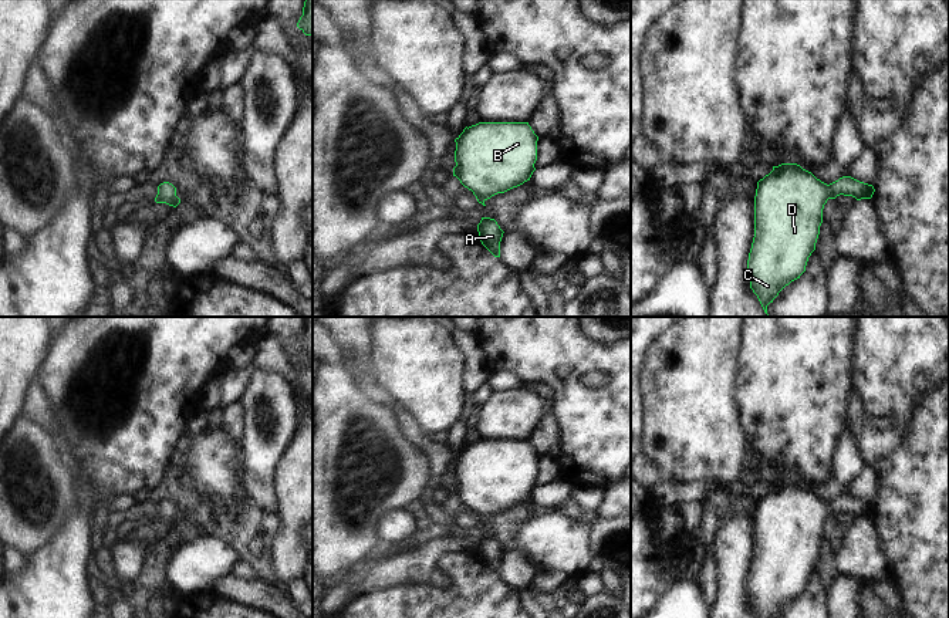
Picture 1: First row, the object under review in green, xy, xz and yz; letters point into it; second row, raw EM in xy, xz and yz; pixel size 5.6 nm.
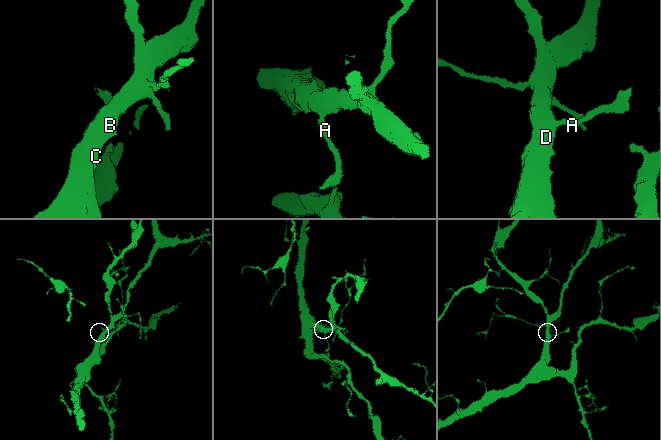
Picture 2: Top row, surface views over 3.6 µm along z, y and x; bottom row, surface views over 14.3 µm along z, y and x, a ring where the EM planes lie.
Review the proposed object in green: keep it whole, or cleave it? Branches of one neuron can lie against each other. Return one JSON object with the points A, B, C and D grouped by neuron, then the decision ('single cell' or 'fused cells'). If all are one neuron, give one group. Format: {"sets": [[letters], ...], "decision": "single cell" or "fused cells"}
{"sets": [["A", "B", "C", "D"]], "decision": "single cell"}

